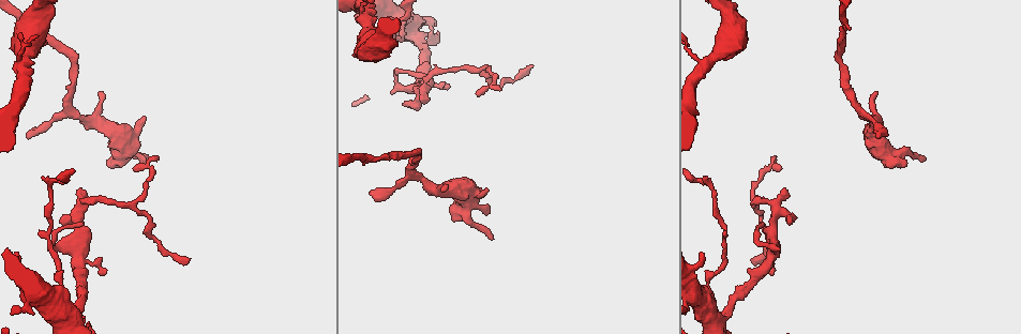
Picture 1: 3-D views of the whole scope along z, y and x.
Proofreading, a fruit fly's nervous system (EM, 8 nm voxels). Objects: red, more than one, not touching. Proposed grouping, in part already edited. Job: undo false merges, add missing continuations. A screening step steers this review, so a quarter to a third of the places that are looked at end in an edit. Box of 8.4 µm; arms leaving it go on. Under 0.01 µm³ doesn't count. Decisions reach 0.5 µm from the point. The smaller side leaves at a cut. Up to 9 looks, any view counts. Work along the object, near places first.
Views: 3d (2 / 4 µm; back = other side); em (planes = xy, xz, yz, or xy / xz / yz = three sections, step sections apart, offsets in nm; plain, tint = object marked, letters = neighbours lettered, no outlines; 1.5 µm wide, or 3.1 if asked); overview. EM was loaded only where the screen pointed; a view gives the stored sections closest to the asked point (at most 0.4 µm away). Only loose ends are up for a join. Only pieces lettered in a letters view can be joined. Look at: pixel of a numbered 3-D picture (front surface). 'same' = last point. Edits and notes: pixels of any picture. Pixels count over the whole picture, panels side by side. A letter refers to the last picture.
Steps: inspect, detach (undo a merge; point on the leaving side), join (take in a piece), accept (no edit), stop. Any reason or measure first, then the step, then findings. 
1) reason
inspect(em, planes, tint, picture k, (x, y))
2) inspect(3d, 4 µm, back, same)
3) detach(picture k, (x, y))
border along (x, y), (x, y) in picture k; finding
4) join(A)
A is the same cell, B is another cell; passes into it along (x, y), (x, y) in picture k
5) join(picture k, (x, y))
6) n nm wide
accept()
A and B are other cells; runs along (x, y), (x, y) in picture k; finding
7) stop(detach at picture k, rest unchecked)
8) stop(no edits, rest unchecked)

branch stops here
inspect(3d, 4 µm, picture 1, (441, 191))

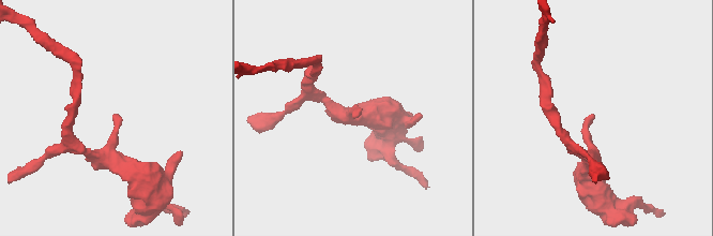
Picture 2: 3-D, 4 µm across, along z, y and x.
inspect(em, xz, step 8, letters, picture 2, (115, 115))

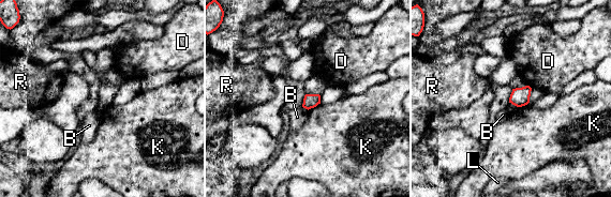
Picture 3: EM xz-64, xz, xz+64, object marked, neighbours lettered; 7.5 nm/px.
accept()
B, D, K, L and R are other cells; border along (319, 103), (308, 110) in picture 3; no lettered piece goes on from it

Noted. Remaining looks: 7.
branch stops here
inspect(em, 3.1 µm, yz, step 8, tint, picture 1, (903, 167))

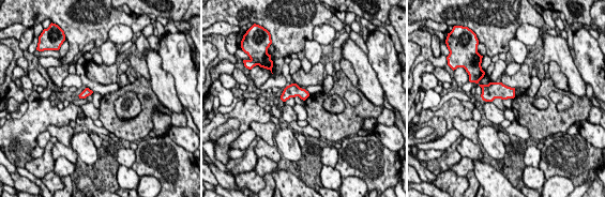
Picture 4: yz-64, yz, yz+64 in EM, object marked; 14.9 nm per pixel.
inspect(em, 3.1 µm, planes, letters, same)

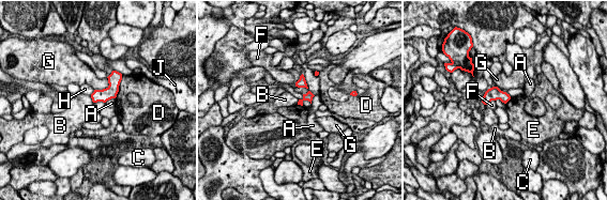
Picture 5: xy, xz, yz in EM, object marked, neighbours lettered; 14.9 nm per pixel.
accept()
A, B, C, D, E, F, G, H and J are other cells; border along (511, 97), (505, 103) in picture 5; no lettered piece goes on from it

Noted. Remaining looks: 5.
tapers out
inspect(3d, 2 µm, picture 1, (30, 137))

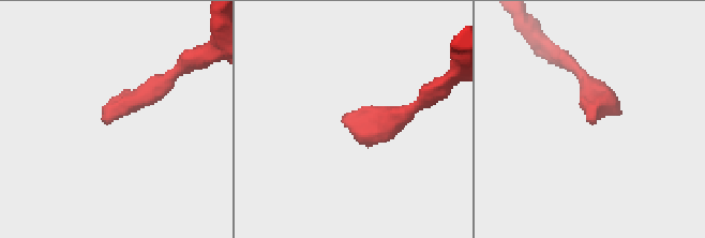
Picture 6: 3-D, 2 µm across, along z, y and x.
inspect(em, xy, step 8, letters, picture 6, (349, 115))

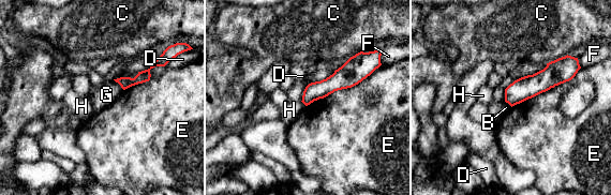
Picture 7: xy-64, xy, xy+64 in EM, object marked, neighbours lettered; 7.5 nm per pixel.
another direction
inspect(em, planes, letters, same)

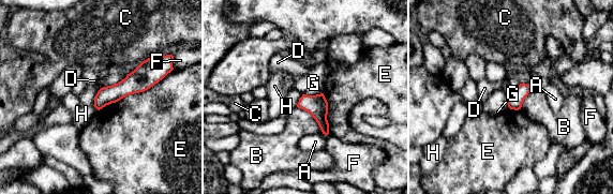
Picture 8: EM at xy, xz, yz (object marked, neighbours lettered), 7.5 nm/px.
140 nm wide
accept()
A, B, C, D, E, F, G and H are other cells; border along (322, 92), (302, 94) in picture 8; none of them fits

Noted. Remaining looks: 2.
stop(no edits, rest unchecked)

